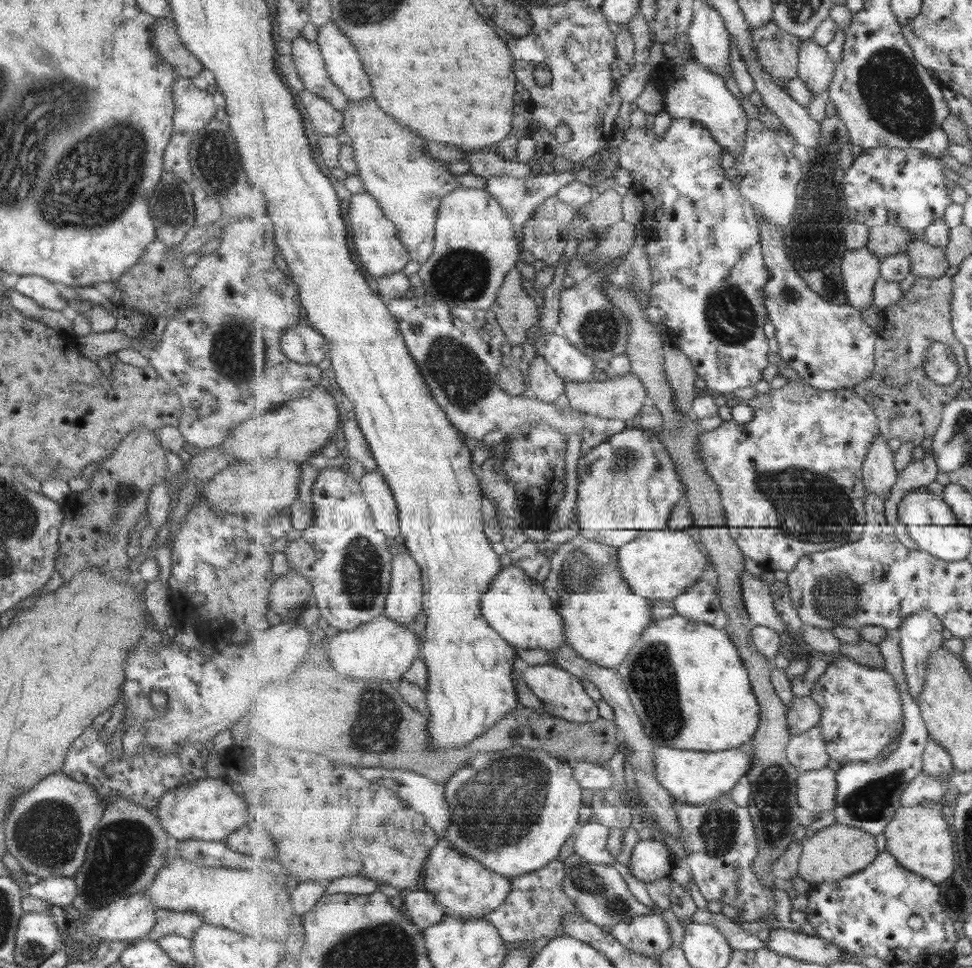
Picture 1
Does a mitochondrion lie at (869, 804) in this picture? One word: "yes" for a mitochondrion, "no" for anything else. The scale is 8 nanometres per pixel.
yes

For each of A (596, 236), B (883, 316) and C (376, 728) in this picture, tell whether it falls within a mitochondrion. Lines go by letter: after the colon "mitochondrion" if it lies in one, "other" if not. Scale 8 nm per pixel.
A: other
B: other
C: mitochondrion

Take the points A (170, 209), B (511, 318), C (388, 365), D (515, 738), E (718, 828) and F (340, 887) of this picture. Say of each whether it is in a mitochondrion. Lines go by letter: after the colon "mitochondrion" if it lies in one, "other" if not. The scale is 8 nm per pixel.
A: mitochondrion
B: other
C: other
D: mitochondrion
E: mitochondrion
F: other

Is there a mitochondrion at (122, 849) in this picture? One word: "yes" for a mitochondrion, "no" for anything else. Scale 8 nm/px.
yes

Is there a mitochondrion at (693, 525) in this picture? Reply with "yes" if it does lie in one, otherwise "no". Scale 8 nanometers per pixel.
no

